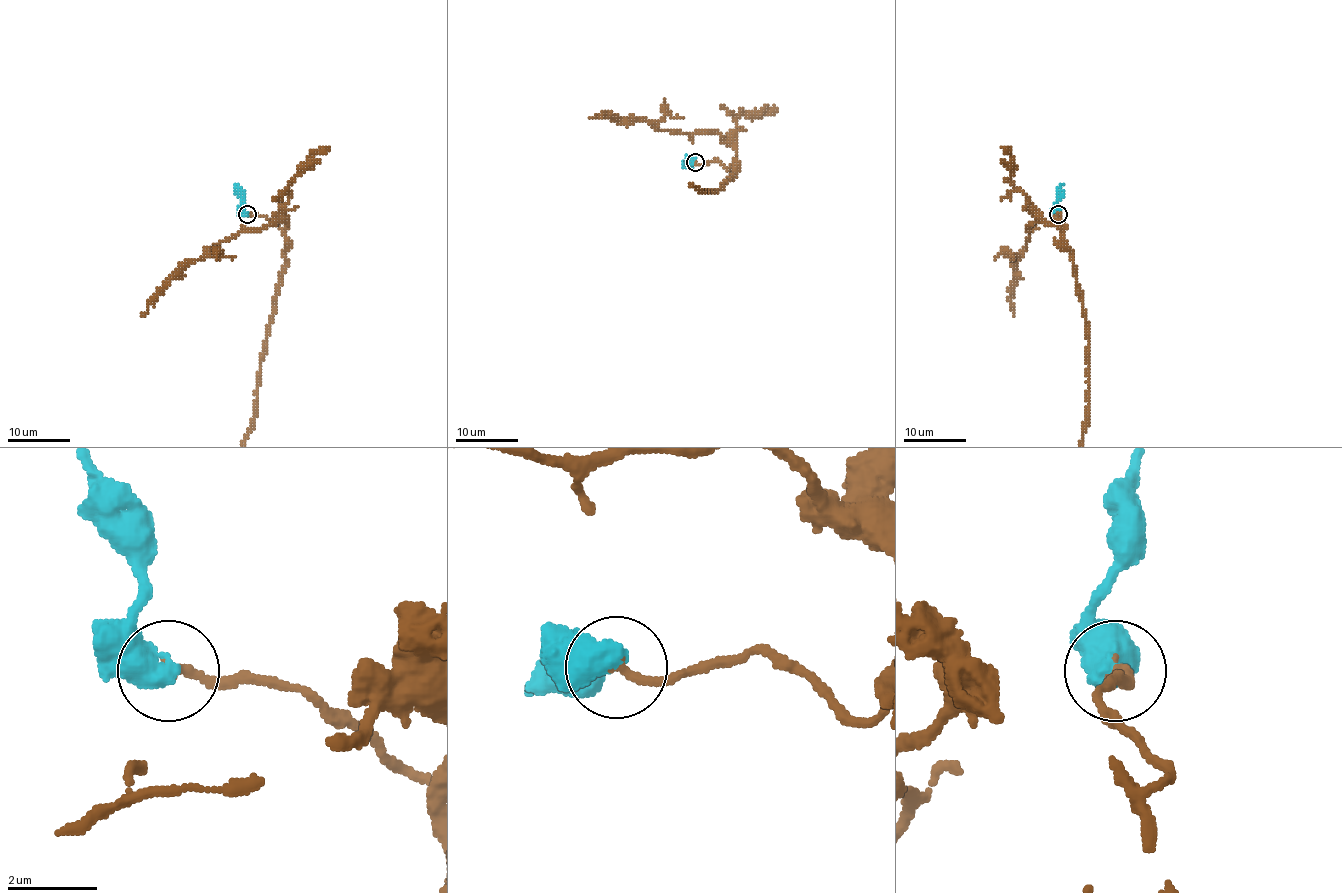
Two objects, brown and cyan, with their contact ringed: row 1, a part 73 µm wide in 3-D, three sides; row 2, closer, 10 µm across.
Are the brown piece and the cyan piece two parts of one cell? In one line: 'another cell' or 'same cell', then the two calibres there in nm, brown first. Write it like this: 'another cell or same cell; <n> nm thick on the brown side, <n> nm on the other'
same cell; 180 nm thick on the brown side, 700 nm on the other

